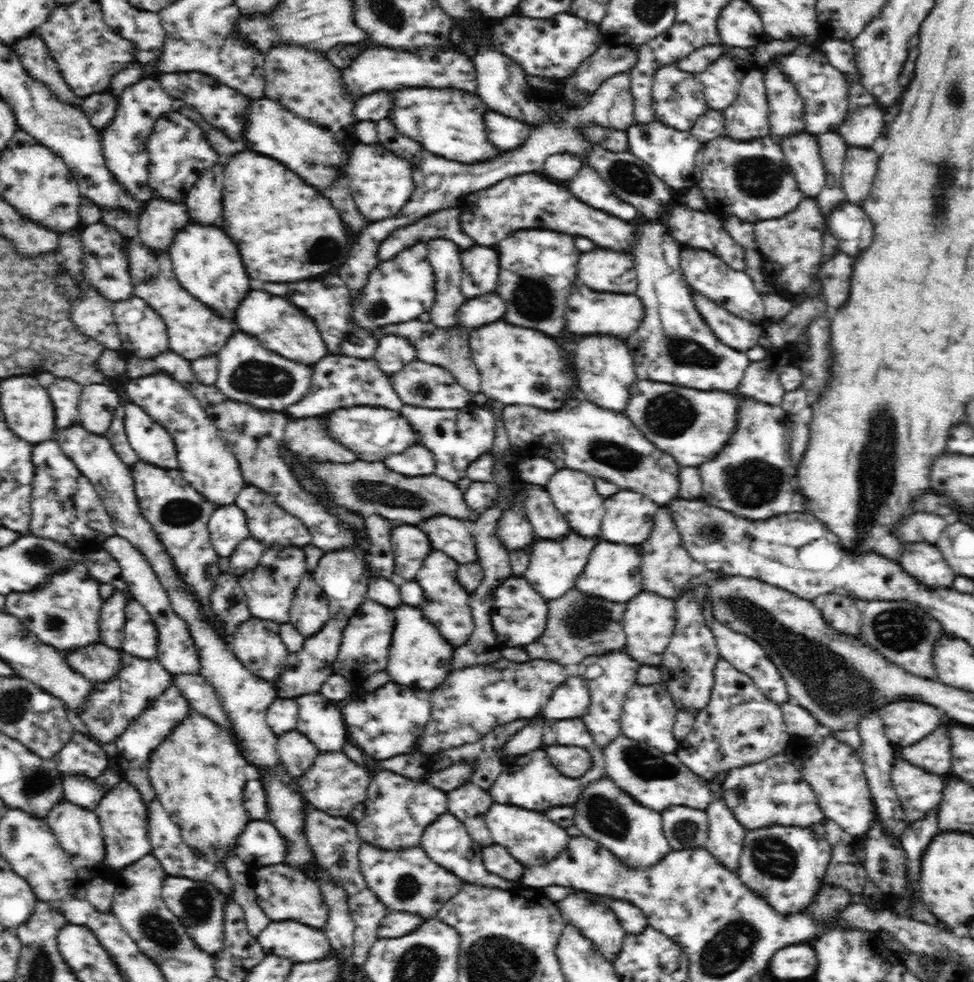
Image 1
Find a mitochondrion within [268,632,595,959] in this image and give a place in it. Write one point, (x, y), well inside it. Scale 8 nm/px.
(408, 886)

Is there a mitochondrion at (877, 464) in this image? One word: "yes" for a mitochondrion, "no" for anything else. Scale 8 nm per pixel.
yes

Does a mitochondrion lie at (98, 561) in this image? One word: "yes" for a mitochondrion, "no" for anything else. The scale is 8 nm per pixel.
yes

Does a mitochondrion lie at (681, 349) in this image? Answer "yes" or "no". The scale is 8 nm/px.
yes

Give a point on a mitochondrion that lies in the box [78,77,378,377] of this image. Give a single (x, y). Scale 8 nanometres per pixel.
(148, 273)

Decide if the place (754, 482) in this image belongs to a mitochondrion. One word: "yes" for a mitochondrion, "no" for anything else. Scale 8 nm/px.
yes

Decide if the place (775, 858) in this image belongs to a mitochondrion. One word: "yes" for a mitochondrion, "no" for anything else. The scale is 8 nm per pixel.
yes

